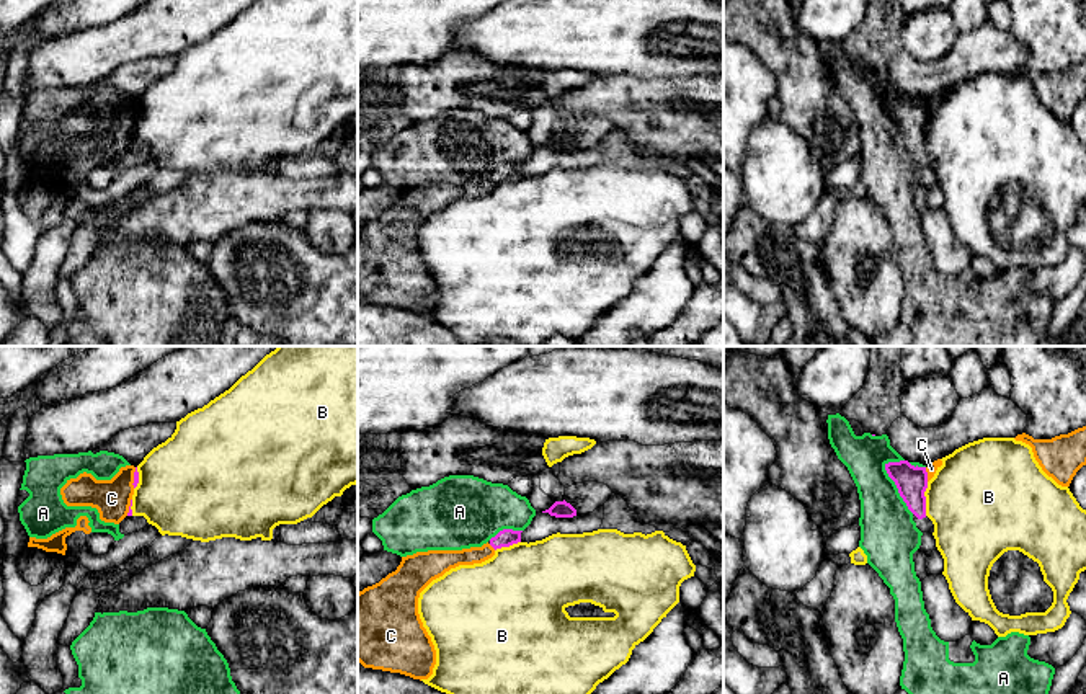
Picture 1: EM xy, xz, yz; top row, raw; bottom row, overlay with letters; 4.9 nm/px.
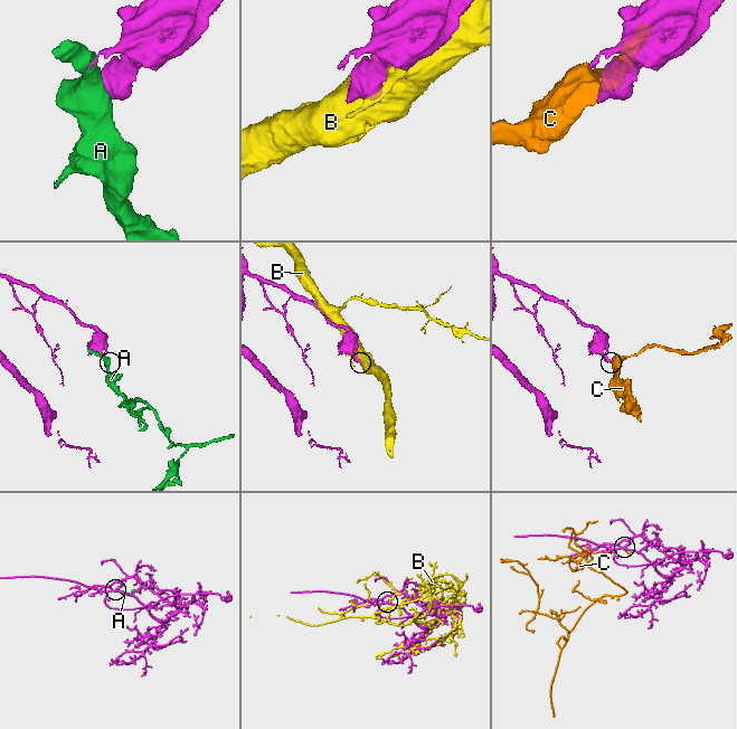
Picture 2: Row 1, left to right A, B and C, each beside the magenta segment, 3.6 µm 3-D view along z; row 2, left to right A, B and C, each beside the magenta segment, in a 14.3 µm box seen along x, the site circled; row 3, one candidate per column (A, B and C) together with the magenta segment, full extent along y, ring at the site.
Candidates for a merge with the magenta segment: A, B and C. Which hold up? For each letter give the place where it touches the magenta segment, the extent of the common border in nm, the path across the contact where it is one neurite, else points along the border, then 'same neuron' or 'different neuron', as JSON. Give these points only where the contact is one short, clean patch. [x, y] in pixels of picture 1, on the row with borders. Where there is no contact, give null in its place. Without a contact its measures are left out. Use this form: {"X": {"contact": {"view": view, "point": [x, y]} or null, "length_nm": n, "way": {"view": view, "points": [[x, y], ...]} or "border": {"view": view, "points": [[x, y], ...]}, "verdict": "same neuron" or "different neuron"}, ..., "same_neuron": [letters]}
{"A": {"contact": {"view": "yz", "point": [897, 487]}, "length_nm": 300, "border": {"view": "yz", "points": [[885, 462], [885, 472], [913, 513]]}, "verdict": "different neuron"}, "B": {"contact": {"view": "yz", "point": [925, 498]}, "length_nm": 170, "verdict": "different neuron"}, "C": {"contact": {"view": "yz", "point": [926, 474]}, "length_nm": 70, "border": {"view": "yz", "points": [[925, 467], [928, 480]]}, "verdict": "different neuron"}, "same_neuron": []}

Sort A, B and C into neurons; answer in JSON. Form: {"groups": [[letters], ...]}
{"groups": [["A"], ["B"], ["C"]]}

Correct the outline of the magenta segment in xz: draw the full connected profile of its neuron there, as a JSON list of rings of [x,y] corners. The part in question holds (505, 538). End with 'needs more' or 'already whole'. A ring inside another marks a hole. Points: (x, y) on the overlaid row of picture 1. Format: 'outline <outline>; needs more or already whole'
outline [[[503,529],[490,539],[490,545],[496,550],[521,542],[523,531]]]; already whole

